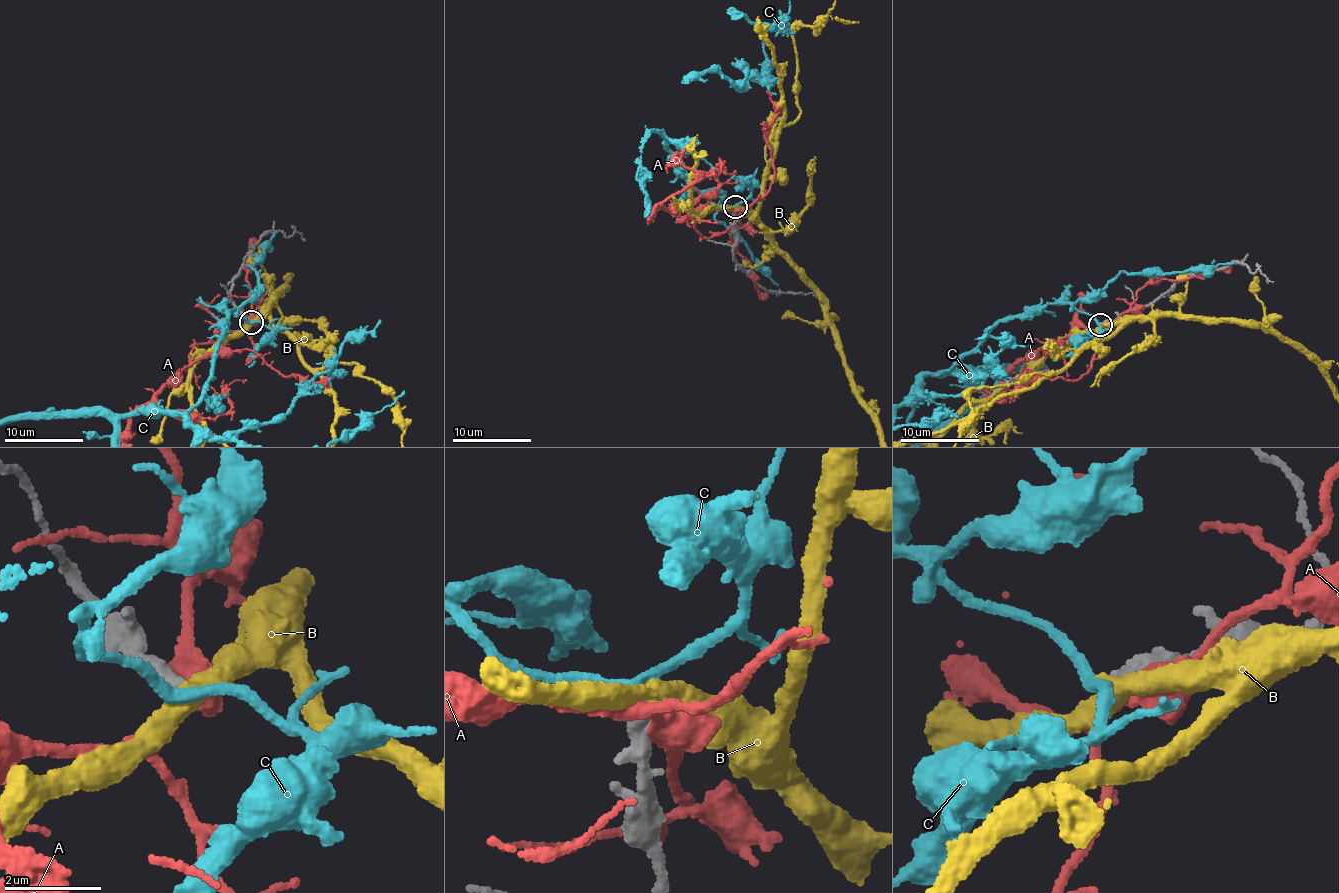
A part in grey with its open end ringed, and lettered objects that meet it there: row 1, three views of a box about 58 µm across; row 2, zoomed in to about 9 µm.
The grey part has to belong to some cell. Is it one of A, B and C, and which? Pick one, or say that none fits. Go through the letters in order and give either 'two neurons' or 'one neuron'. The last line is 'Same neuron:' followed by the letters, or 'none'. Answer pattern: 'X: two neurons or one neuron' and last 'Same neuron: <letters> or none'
A: two neurons
B: two neurons
C: two neurons
Same neuron: none

